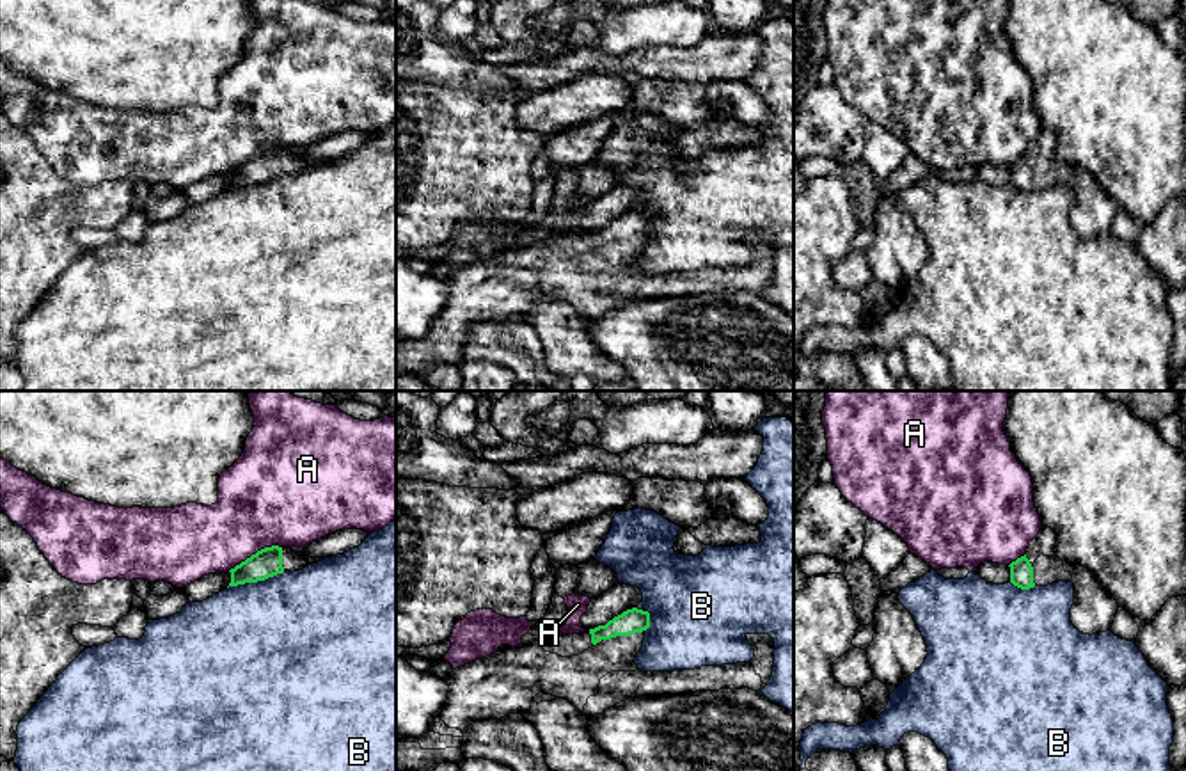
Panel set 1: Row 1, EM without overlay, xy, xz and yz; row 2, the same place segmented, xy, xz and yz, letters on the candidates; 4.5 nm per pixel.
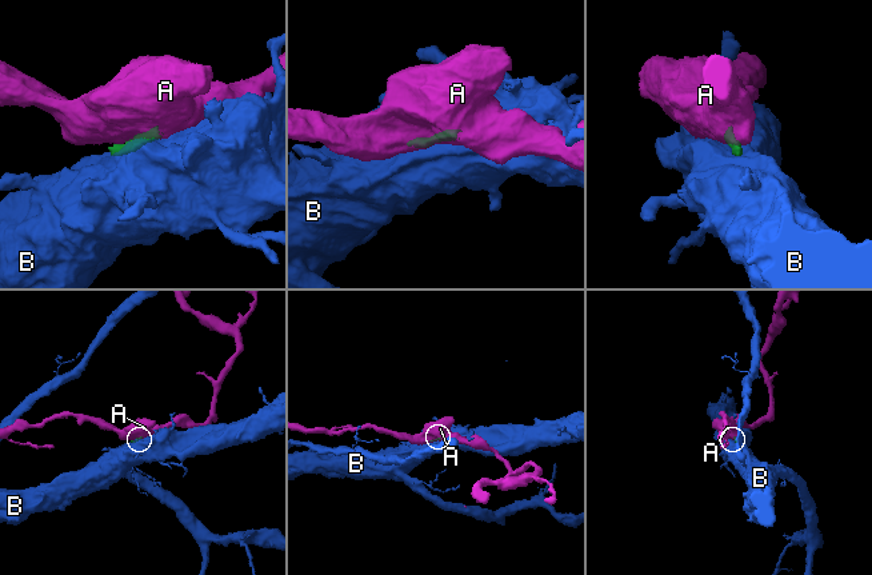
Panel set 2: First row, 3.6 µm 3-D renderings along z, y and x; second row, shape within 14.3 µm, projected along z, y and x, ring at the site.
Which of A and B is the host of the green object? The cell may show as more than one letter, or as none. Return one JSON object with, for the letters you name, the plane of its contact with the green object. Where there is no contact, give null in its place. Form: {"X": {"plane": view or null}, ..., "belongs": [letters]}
{"belongs": []}

